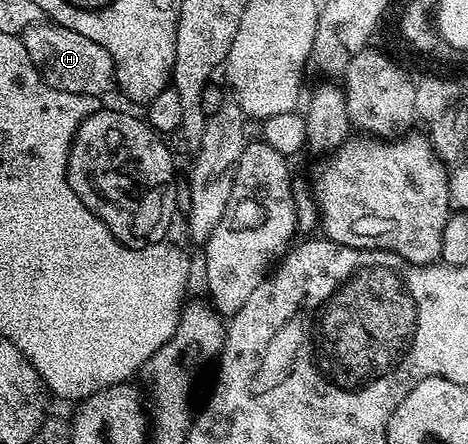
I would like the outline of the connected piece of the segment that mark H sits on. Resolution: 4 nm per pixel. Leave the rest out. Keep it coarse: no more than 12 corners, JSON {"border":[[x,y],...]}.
{"border":[[46,20],[19,37],[48,86],[114,89],[107,48]]}

